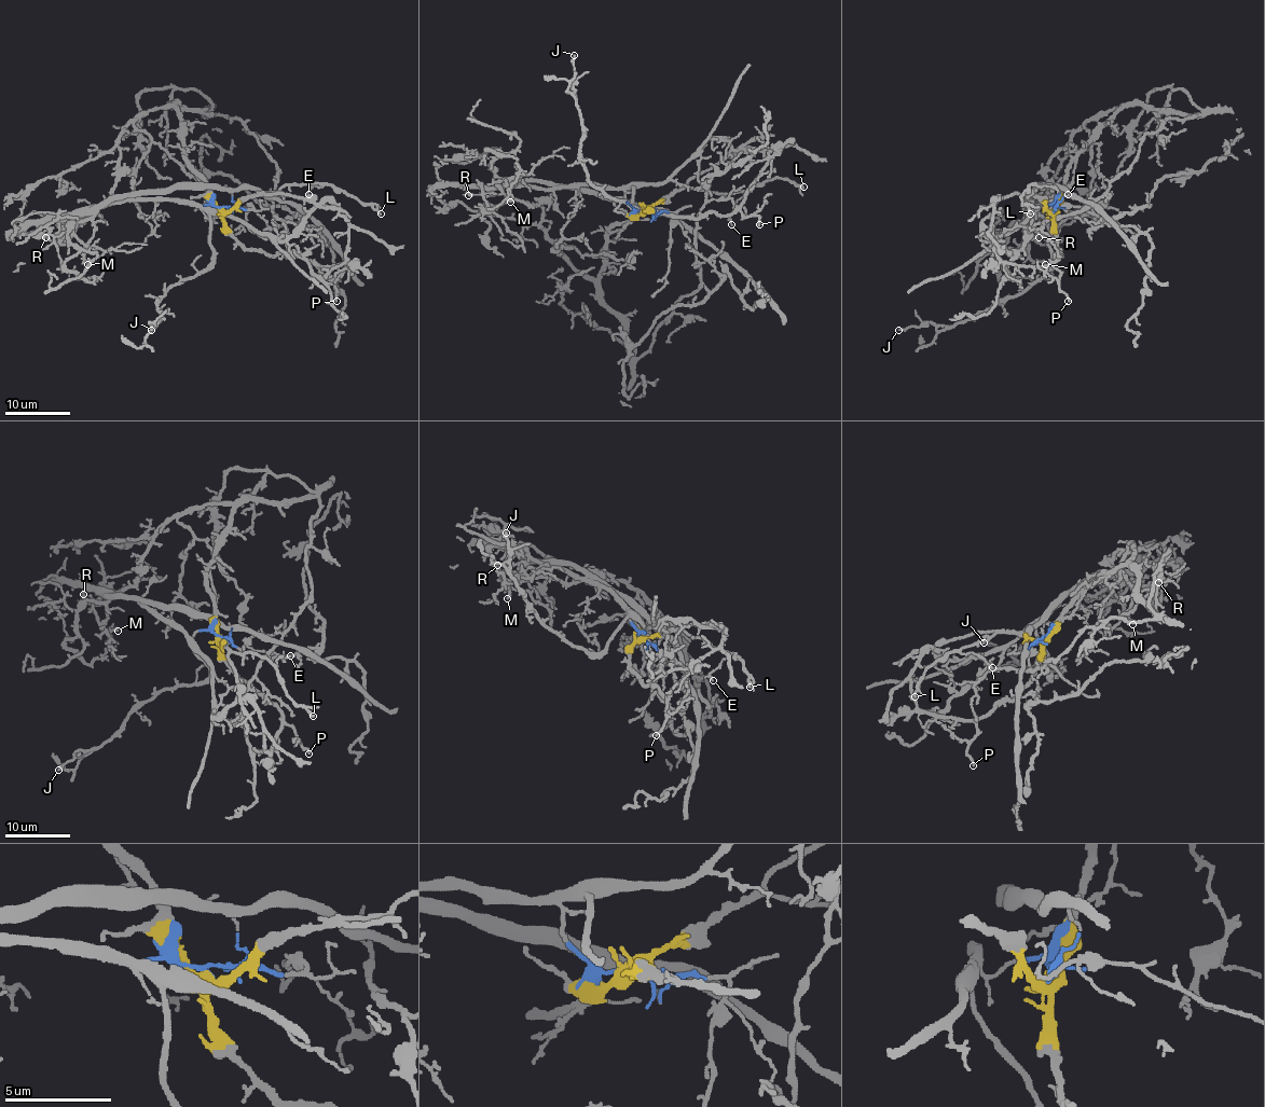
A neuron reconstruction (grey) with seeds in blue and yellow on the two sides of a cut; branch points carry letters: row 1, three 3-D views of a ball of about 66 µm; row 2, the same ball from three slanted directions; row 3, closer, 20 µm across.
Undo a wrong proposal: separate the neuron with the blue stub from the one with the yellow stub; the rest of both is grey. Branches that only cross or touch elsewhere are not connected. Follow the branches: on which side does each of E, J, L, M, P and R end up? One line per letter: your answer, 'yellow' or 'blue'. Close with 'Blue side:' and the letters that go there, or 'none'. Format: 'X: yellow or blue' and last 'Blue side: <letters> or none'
E: yellow
J: blue
L: yellow
M: blue
P: yellow
R: blue
Blue side: J, M, R

